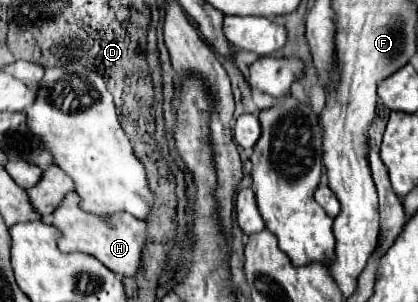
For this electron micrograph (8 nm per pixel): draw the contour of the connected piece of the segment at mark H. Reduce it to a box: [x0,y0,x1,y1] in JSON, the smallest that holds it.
[52,192,146,276]

